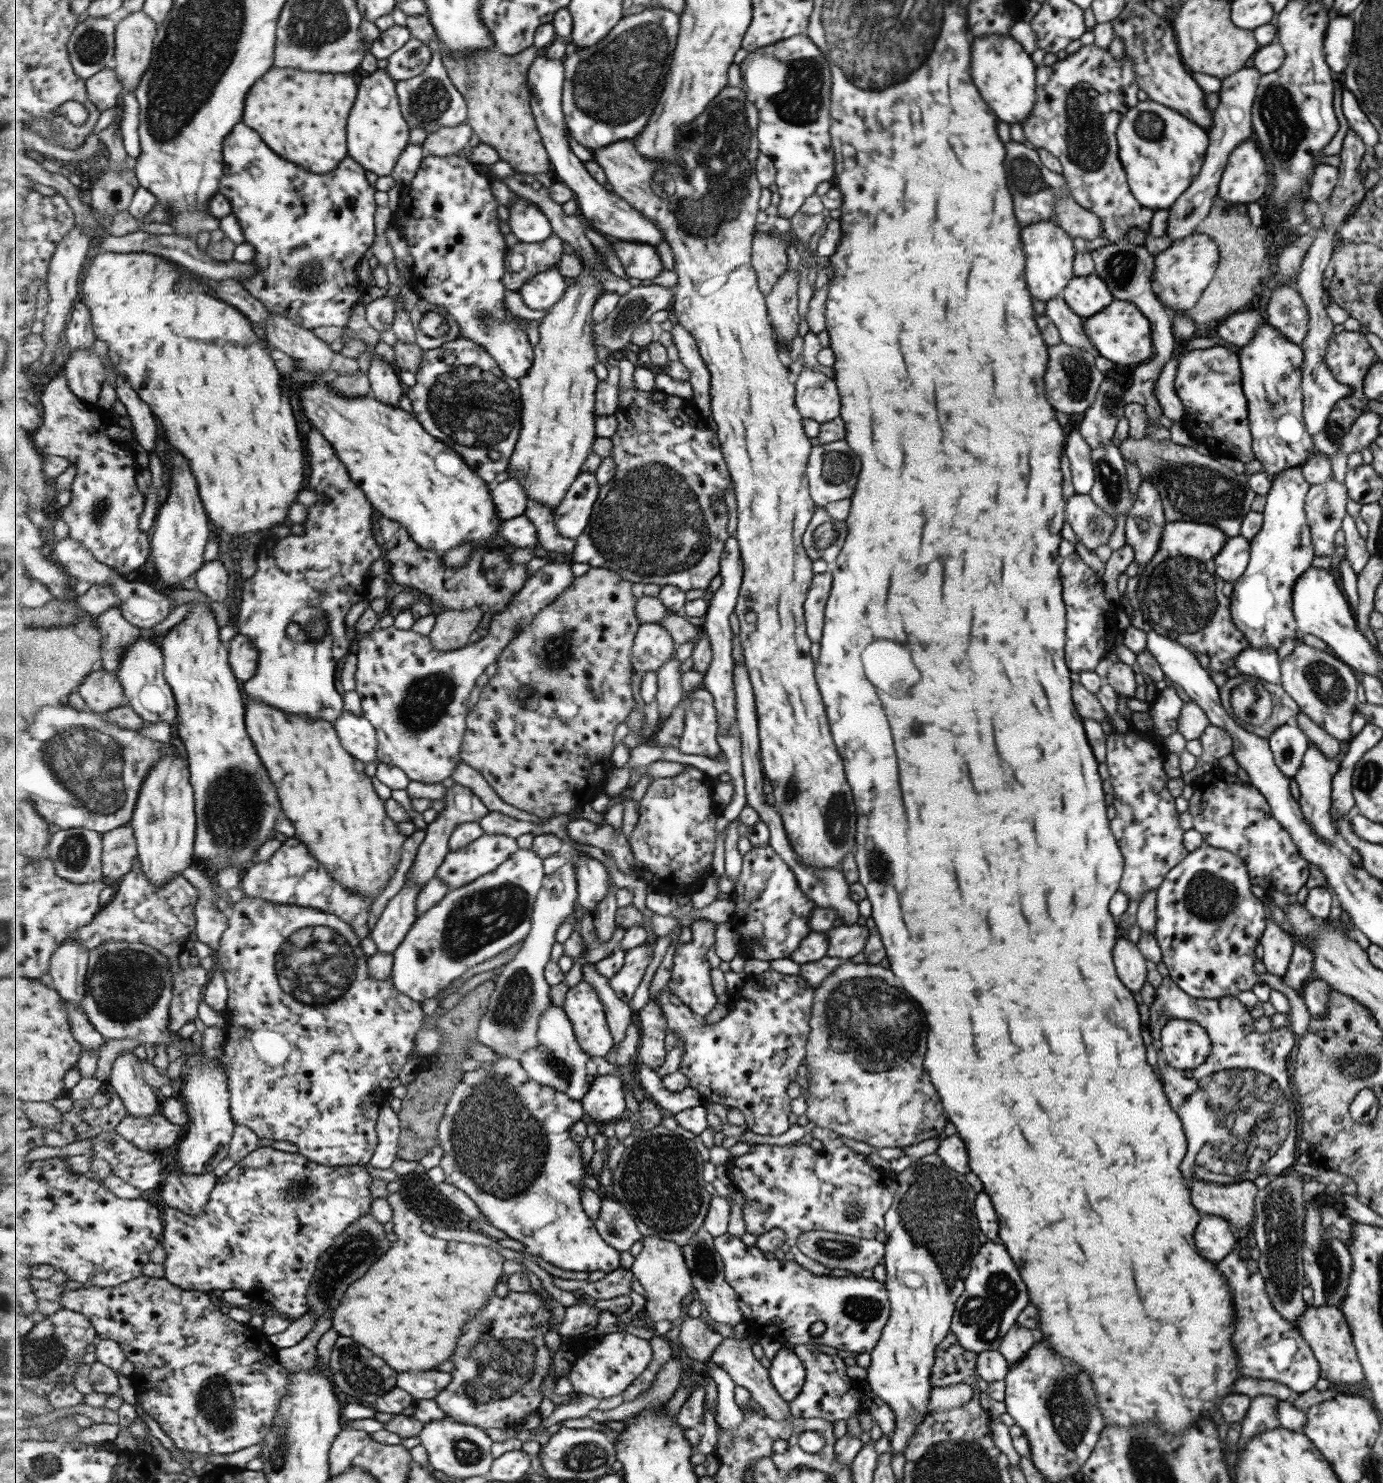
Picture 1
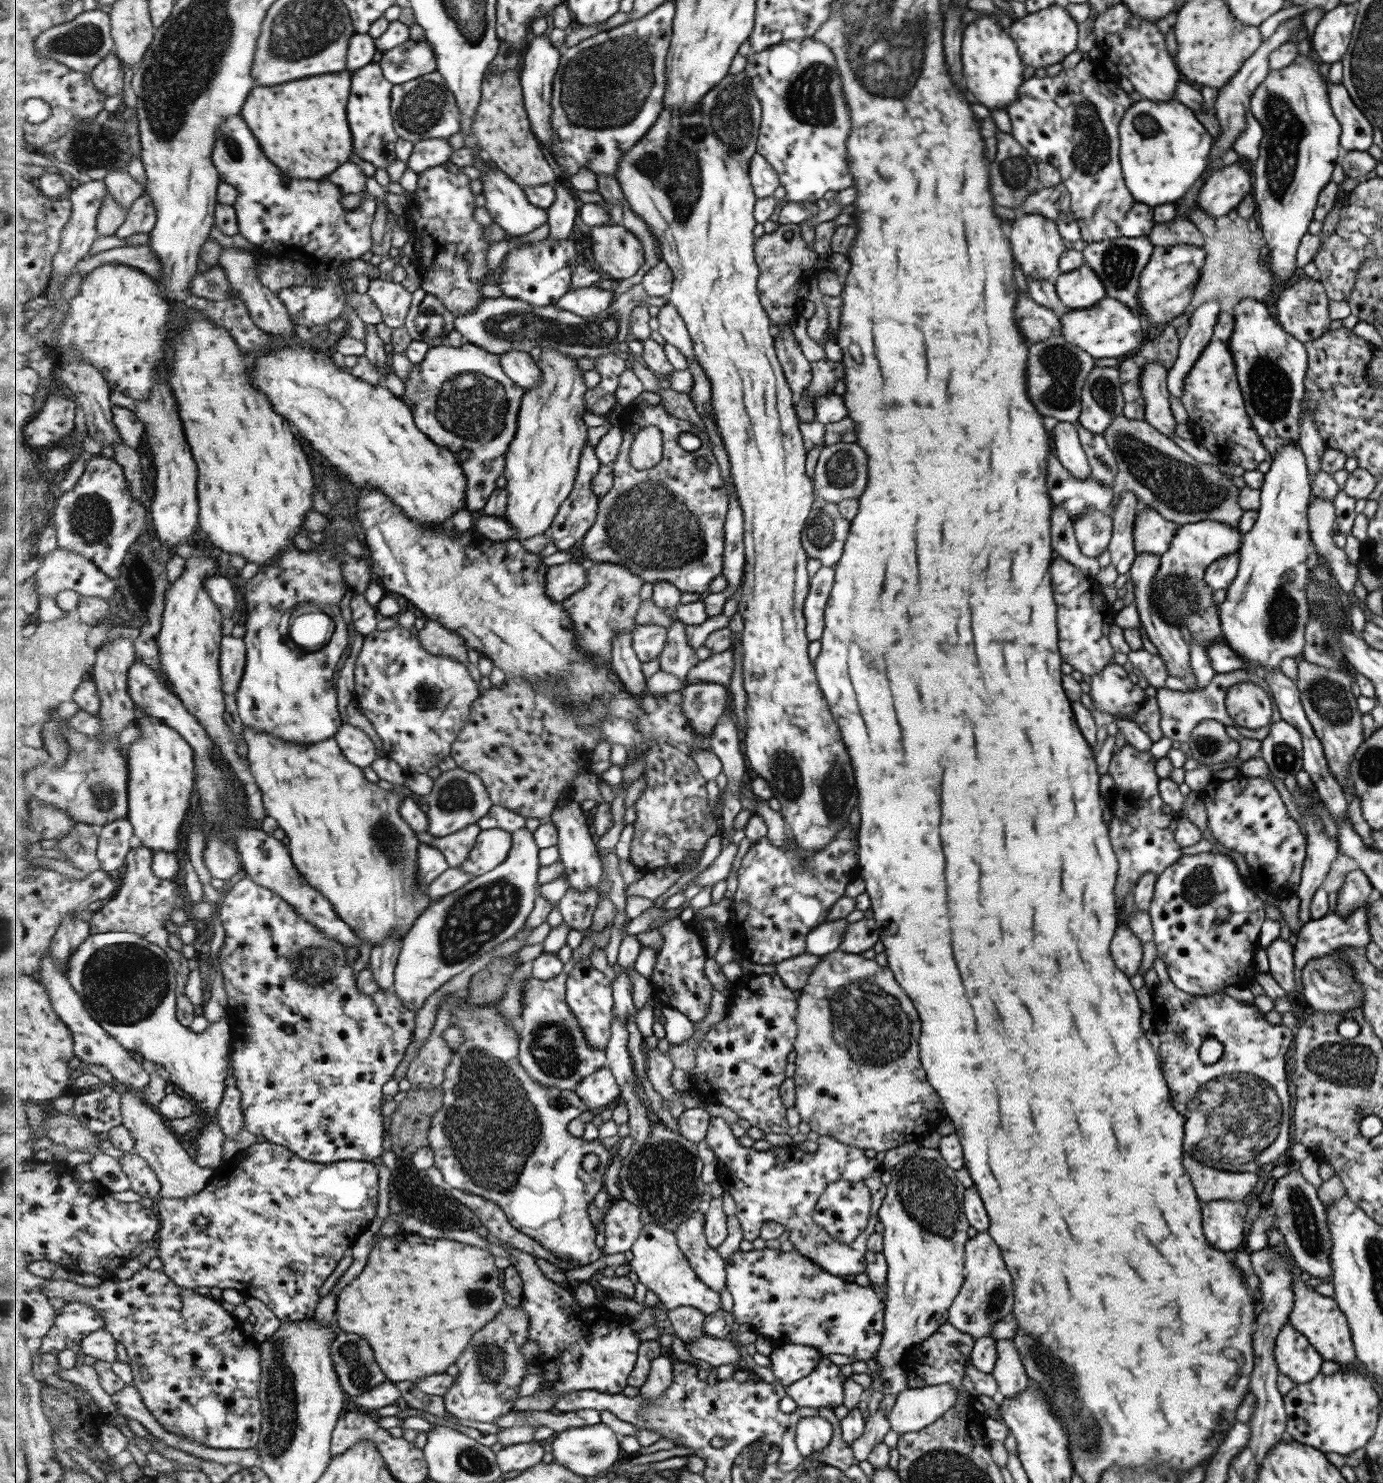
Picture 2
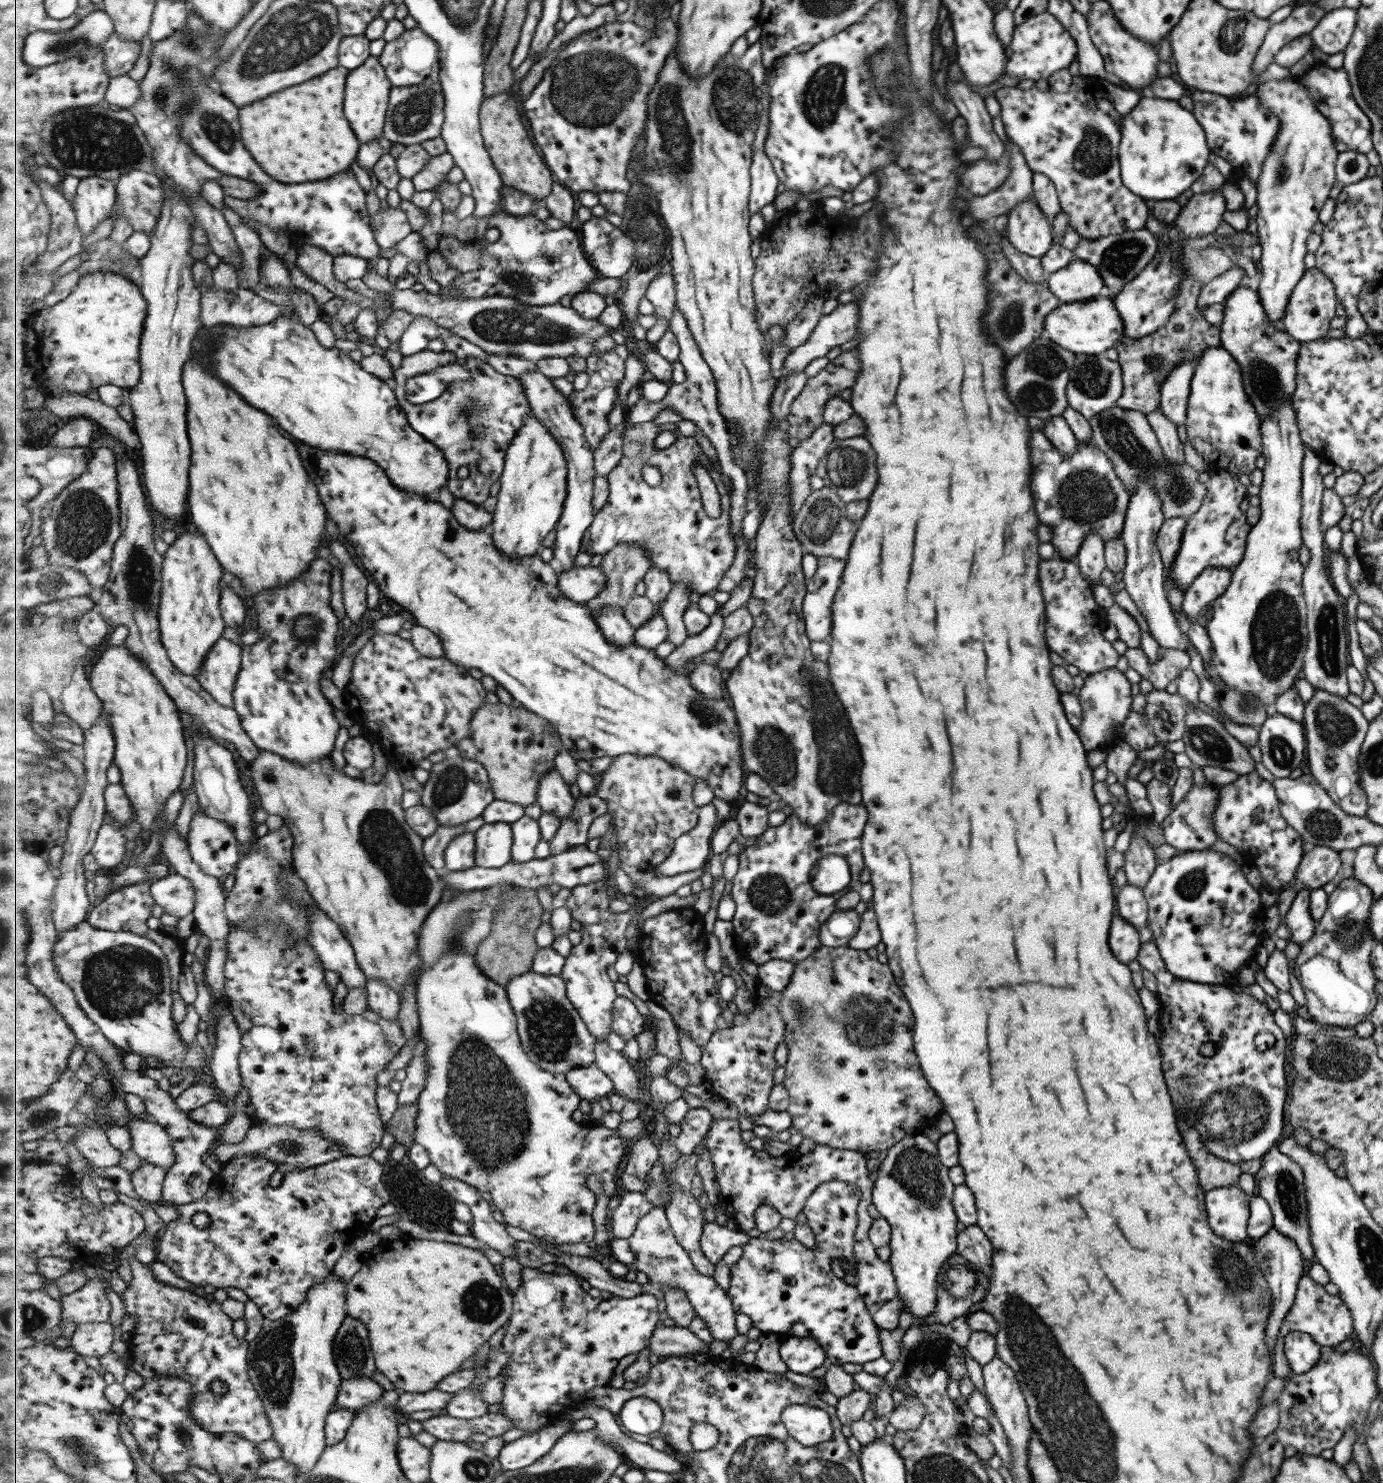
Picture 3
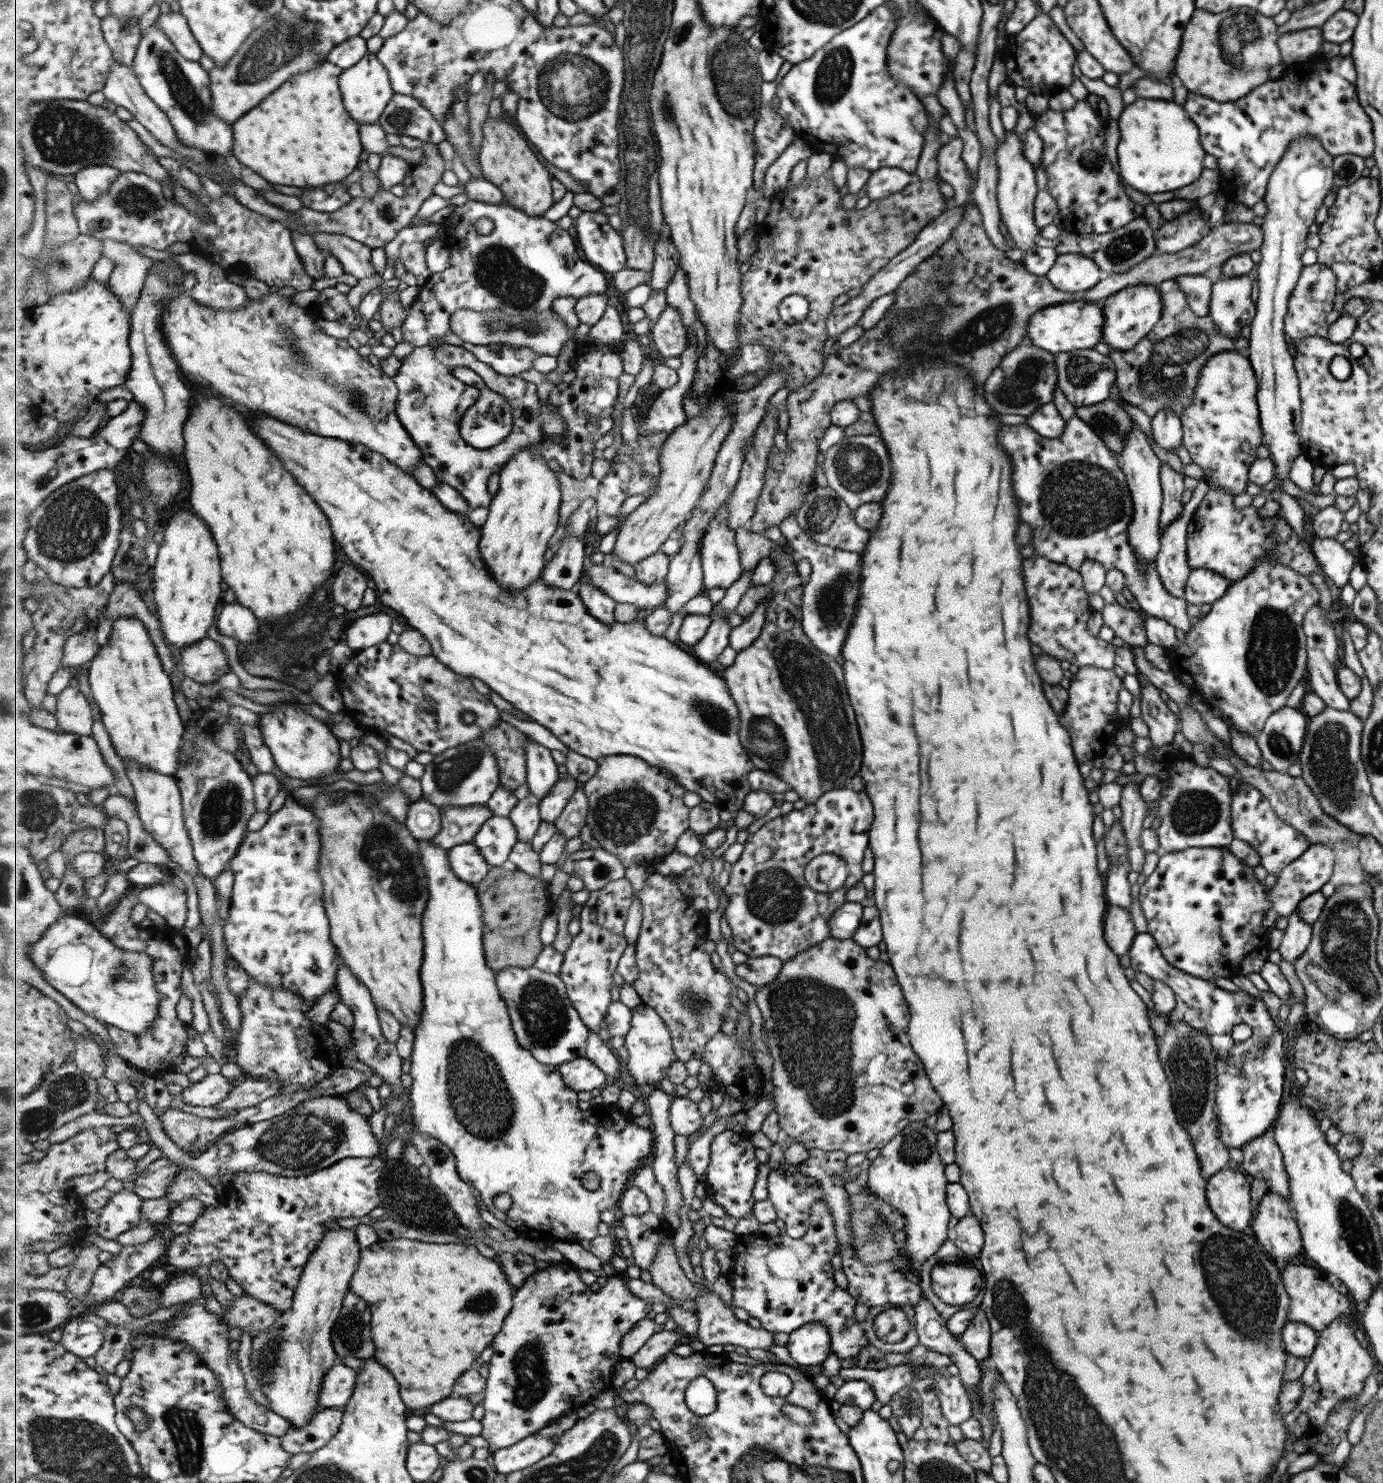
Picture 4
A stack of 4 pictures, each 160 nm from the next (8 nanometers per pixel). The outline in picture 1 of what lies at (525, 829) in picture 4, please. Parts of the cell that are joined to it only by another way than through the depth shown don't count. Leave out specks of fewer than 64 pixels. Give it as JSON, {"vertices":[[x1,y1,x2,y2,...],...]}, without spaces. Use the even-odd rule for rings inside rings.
{"vertices":[[520,849,515,854,511,854,509,860,493,872,480,876,467,886,449,891,441,902,418,917,405,940,394,952,394,967,391,976,394,986,399,992,413,1000,430,1005,434,996,447,989,453,980,461,978,467,970,505,952,519,940,525,940,532,930,536,898,544,887,545,878,547,875,544,871,544,858,532,849]]}

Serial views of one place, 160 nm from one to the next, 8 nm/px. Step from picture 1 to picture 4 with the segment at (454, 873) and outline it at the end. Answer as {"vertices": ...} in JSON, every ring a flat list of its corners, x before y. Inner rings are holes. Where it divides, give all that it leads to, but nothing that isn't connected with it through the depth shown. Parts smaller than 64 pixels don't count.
{"vertices":[[493,815,480,828,473,843,479,848,479,851,491,867,503,867,509,865,511,852,513,852,515,846,517,846,518,841,518,830,510,817]]}

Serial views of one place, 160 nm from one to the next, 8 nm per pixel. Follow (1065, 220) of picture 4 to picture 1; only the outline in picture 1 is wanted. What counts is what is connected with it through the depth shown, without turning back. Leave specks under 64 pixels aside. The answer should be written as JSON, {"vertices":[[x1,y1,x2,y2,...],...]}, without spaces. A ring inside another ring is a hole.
{"vertices":[[1094,44,1084,45,1077,52,1057,59,1053,64,1040,64,1034,72,1035,100,1030,113,1020,120,1021,130,1025,140,1032,148,1042,148,1059,161,1062,168,1062,177,1070,196,1085,210,1096,214,1101,221,1101,238,1111,243,1125,238,1125,233,1131,226,1148,233,1153,210,1141,206,1128,189,1126,174,1121,166,1114,132,1121,117,1138,103,1135,93,1138,86,1135,84,1132,73,1130,56,1121,57,1115,61,1107,52,1107,48,1099,48]]}

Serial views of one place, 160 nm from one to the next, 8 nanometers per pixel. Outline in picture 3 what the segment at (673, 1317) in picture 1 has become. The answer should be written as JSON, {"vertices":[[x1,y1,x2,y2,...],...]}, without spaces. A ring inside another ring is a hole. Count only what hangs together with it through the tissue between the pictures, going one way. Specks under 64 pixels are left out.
{"vertices":[[654,1208,639,1220,637,1230,629,1239,630,1248,635,1254,635,1270,644,1272,651,1283,659,1284,661,1290,665,1287,679,1287,687,1291,689,1300,694,1306,698,1317,709,1325,709,1331,717,1340,733,1340,739,1336,737,1329,737,1314,735,1313,732,1298,713,1276,705,1276,695,1269,689,1252,679,1244,666,1208]]}

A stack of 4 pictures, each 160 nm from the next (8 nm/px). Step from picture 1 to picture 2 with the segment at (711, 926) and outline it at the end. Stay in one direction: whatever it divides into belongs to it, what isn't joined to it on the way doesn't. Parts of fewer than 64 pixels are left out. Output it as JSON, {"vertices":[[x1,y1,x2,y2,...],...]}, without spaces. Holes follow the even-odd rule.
{"vertices":[[678,916,657,928,664,938,662,948,649,980,653,986,653,997,664,1006,679,1009,694,1023,703,1022,711,1010,713,984,706,972,709,956,704,936,693,925,693,920,683,921]]}

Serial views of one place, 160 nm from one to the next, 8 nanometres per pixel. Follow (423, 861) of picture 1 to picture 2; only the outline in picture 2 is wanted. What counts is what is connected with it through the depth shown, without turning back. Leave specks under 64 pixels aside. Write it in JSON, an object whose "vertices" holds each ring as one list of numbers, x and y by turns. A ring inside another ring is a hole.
{"vertices":[[455,768,437,777,432,791,424,798,429,808,427,812,430,820,428,832,433,837,449,836,472,824,478,824,494,805,483,780,477,774,467,772,463,768]]}

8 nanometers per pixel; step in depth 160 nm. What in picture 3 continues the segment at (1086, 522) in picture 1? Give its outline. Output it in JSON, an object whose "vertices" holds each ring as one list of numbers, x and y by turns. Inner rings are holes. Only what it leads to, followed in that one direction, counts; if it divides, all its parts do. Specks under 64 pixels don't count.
{"vertices":[[1090,532,1075,554,1078,569,1086,578,1098,578,1104,568,1104,542,1096,532]]}

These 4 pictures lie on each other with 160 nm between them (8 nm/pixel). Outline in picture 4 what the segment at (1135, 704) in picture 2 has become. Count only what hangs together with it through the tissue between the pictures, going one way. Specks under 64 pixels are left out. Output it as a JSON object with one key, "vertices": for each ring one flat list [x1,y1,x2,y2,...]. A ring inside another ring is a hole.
{"vertices":[[1082,666,1072,674,1069,687,1066,689,1067,704,1063,714,1057,715,1057,721,1069,735,1073,758,1078,766,1091,761,1101,750,1113,745,1116,734,1123,724,1116,712,1117,692,1121,690,1121,685,1121,679,1112,669]]}

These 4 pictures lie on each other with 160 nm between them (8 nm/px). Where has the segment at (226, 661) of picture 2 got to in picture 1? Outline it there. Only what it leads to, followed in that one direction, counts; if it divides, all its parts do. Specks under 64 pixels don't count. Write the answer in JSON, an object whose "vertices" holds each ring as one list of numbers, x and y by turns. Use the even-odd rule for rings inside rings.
{"vertices":[[240,632,233,636,227,645,233,672,243,685,256,675,261,652,251,640,251,636]]}

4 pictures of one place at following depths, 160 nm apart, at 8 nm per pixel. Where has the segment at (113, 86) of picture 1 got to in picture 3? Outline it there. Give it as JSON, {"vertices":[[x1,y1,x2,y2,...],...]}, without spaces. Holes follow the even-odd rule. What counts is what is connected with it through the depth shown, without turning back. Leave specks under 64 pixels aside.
{"vertices":[[111,34,104,44,106,67,110,78,127,75,135,68,135,62,141,56,140,42,123,40,119,34]]}

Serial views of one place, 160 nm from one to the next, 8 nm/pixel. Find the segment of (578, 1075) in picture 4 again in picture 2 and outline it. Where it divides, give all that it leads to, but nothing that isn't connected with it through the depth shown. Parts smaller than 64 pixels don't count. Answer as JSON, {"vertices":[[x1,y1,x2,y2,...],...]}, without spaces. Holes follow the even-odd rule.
{"vertices":[[607,1066,586,1076,576,1088,576,1093,593,1112,613,1108,621,1102,622,1090,616,1076]]}

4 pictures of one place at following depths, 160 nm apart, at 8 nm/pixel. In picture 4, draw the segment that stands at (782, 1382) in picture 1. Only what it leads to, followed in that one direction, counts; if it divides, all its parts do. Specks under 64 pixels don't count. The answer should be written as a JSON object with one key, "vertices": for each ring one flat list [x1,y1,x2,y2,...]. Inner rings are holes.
{"vertices":[[807,1324,789,1333,784,1346,800,1366,821,1365,831,1354,830,1332,823,1324]]}

